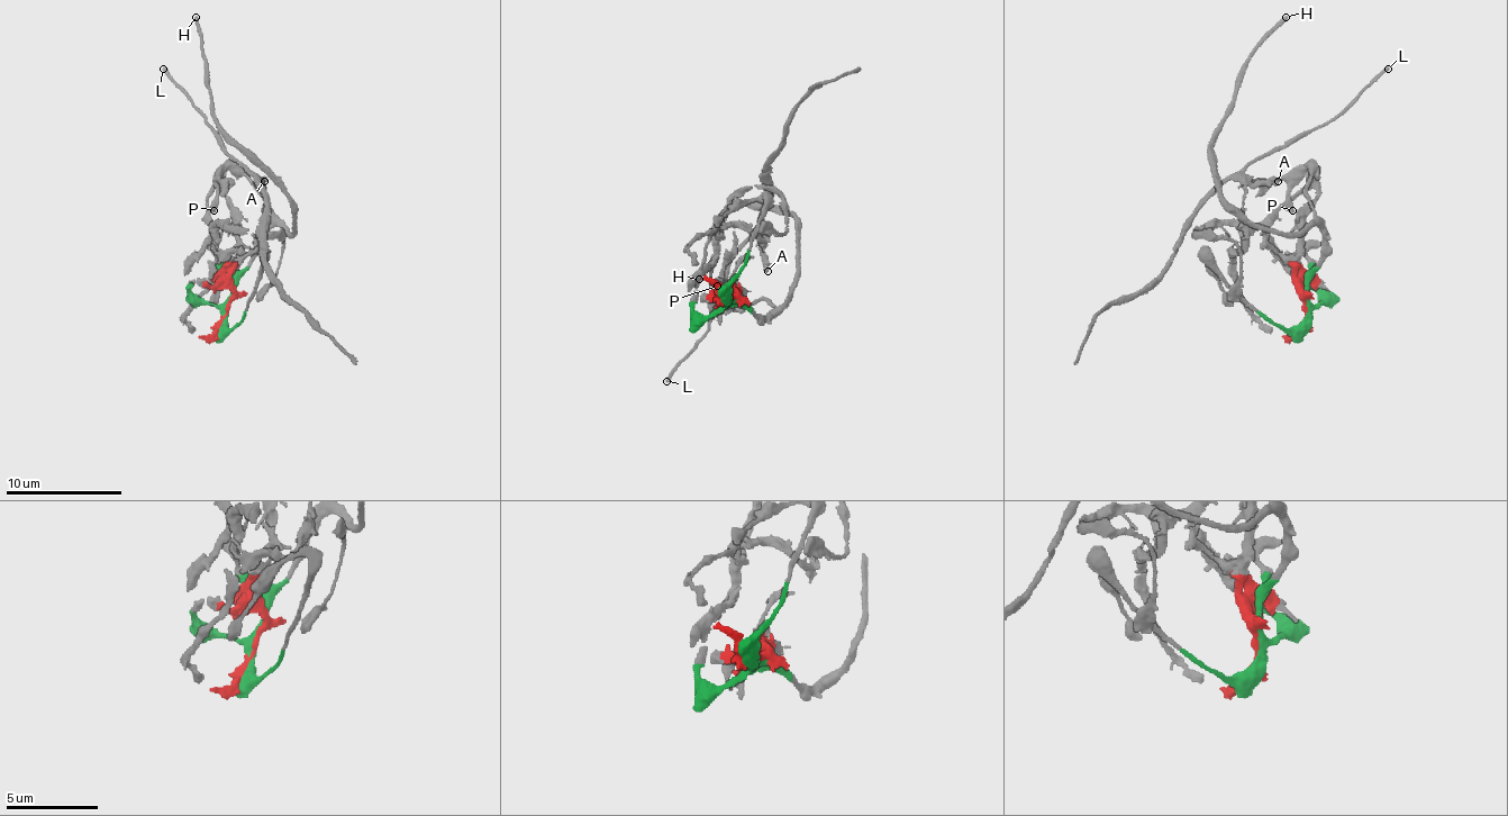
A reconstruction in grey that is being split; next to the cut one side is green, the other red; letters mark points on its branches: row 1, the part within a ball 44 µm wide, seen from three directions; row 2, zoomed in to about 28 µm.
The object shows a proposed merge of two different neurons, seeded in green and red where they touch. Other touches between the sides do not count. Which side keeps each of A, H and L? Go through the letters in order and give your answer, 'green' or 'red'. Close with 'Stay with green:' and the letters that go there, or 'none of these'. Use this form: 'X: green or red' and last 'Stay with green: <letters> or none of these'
A: red
H: green
L: red
Stay with green: H

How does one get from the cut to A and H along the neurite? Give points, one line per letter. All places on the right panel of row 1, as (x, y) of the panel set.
A: (1305, 318), (1296, 245), (1313, 188), (1278, 205), (1232, 251), (1246, 243), (1243, 193), (1278, 181)
H: (1305, 318), (1322, 230), (1263, 230), (1228, 201), (1211, 135), (1237, 74), (1287, 16)

